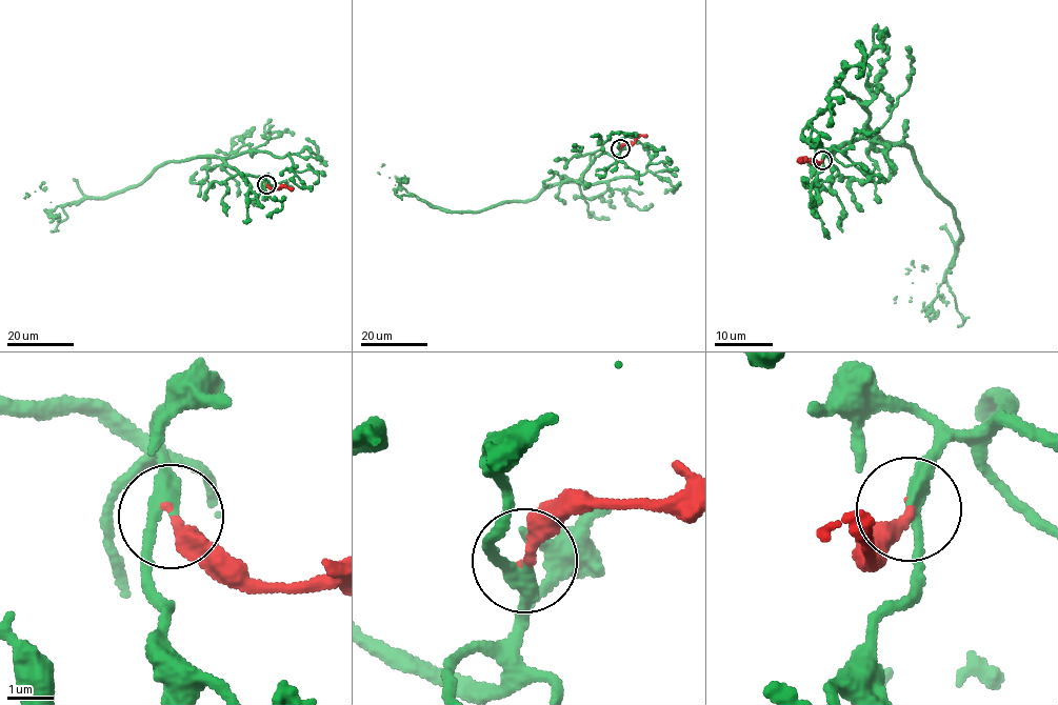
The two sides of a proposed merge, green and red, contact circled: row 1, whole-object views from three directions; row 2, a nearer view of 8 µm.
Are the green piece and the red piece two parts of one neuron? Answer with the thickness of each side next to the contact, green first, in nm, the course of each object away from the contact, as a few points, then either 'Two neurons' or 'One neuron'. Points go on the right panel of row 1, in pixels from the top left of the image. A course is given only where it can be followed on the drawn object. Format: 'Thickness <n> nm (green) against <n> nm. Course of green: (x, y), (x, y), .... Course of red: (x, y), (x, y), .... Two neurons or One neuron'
Thickness 280 nm (green) against 280 nm. Course of green: (822, 159), (867, 126), (905, 144), (952, 208), (961, 241), (945, 278), (938, 285), (914, 267), (894, 303). Course of red: (822, 159), (818, 165), (802, 159). One neuron

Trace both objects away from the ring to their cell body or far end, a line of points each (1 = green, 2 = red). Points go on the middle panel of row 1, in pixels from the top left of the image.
1: (620, 148), (617, 157), (595, 157), (576, 181), (475, 212), (432, 207), (395, 185), (382, 163)
2: (620, 148), (639, 136), (646, 137)

